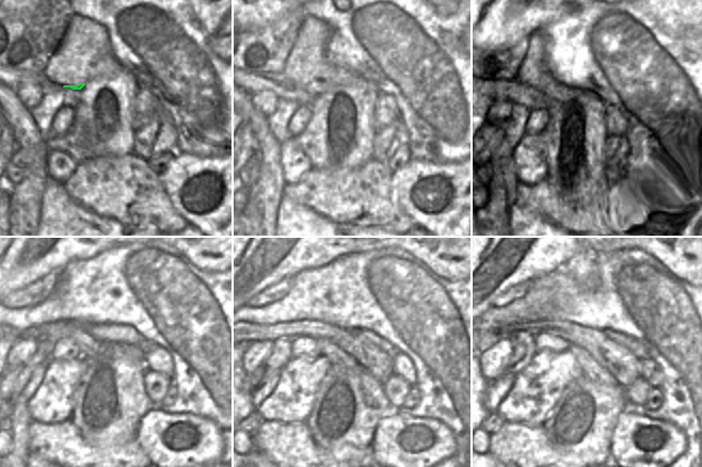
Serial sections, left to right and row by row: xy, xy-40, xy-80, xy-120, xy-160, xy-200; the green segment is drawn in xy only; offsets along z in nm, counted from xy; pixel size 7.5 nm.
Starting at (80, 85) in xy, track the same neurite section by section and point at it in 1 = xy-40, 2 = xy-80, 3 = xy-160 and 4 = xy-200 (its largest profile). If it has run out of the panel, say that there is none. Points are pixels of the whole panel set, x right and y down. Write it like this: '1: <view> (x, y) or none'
1: xy-40 (317, 89)
2: xy-80 (560, 93)
3: xy-160 (335, 355)
4: xy-200 (591, 370)

